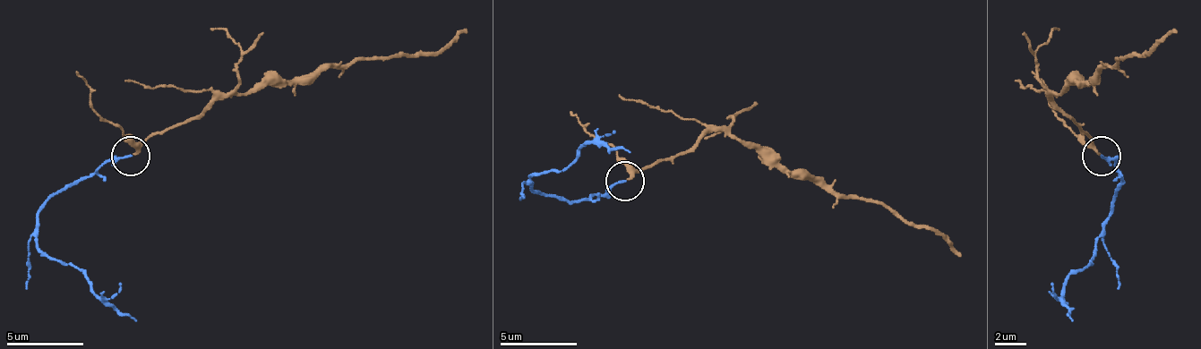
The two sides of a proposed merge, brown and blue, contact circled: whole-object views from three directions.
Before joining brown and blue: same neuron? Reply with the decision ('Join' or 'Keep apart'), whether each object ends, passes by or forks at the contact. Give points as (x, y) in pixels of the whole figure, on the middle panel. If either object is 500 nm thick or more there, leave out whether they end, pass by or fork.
Join. At the ring brown passes by. At the ring blue ends

